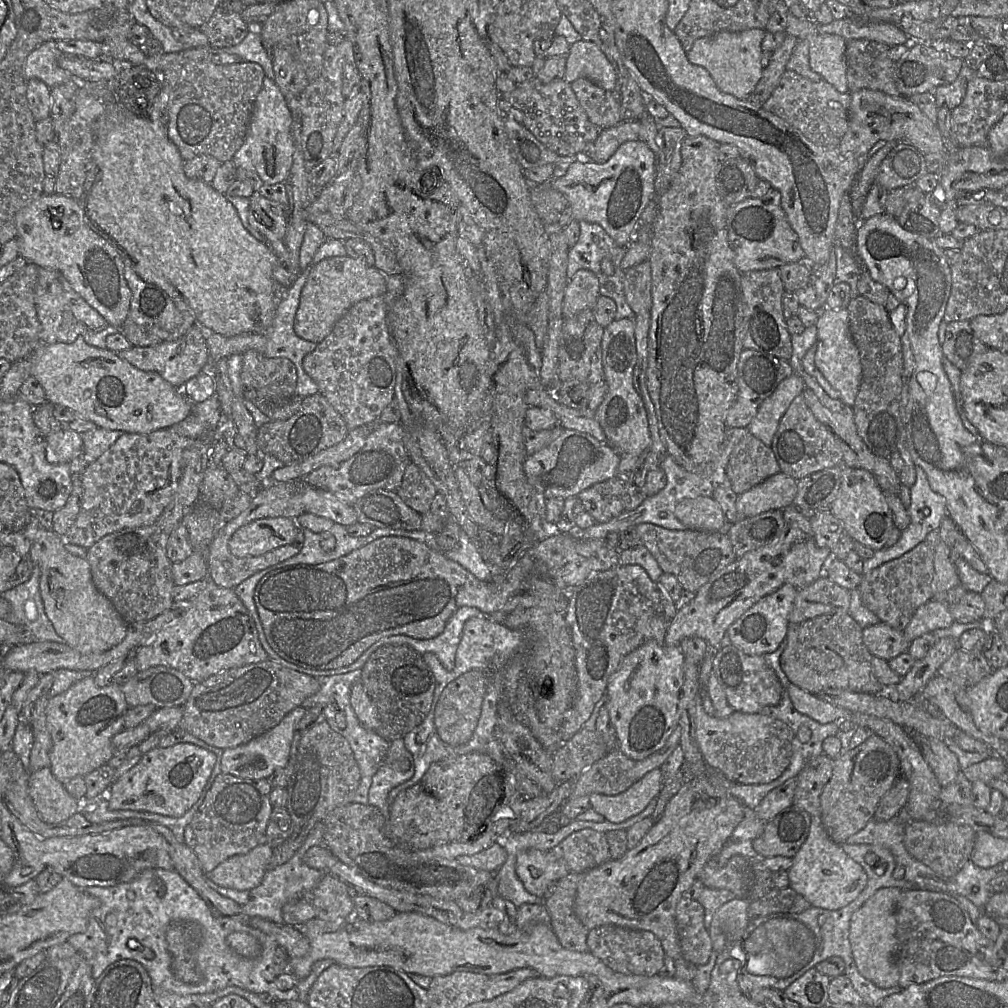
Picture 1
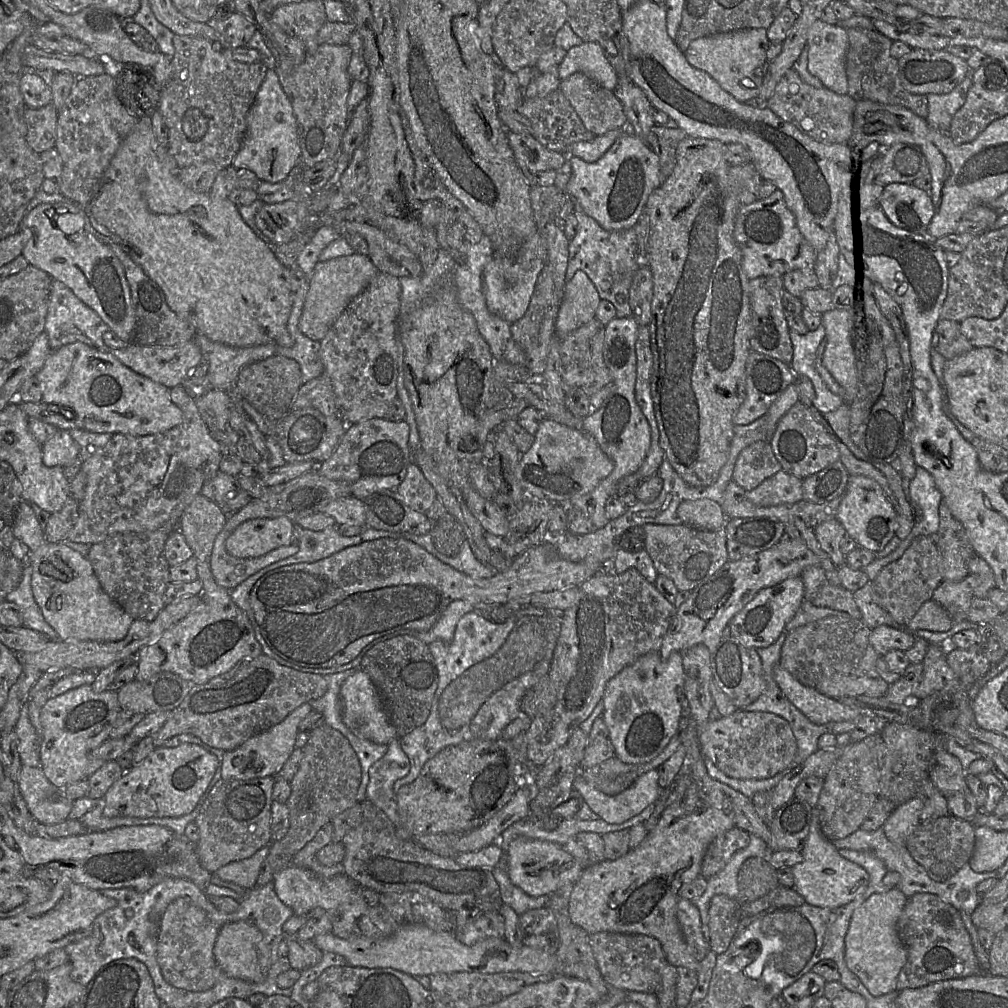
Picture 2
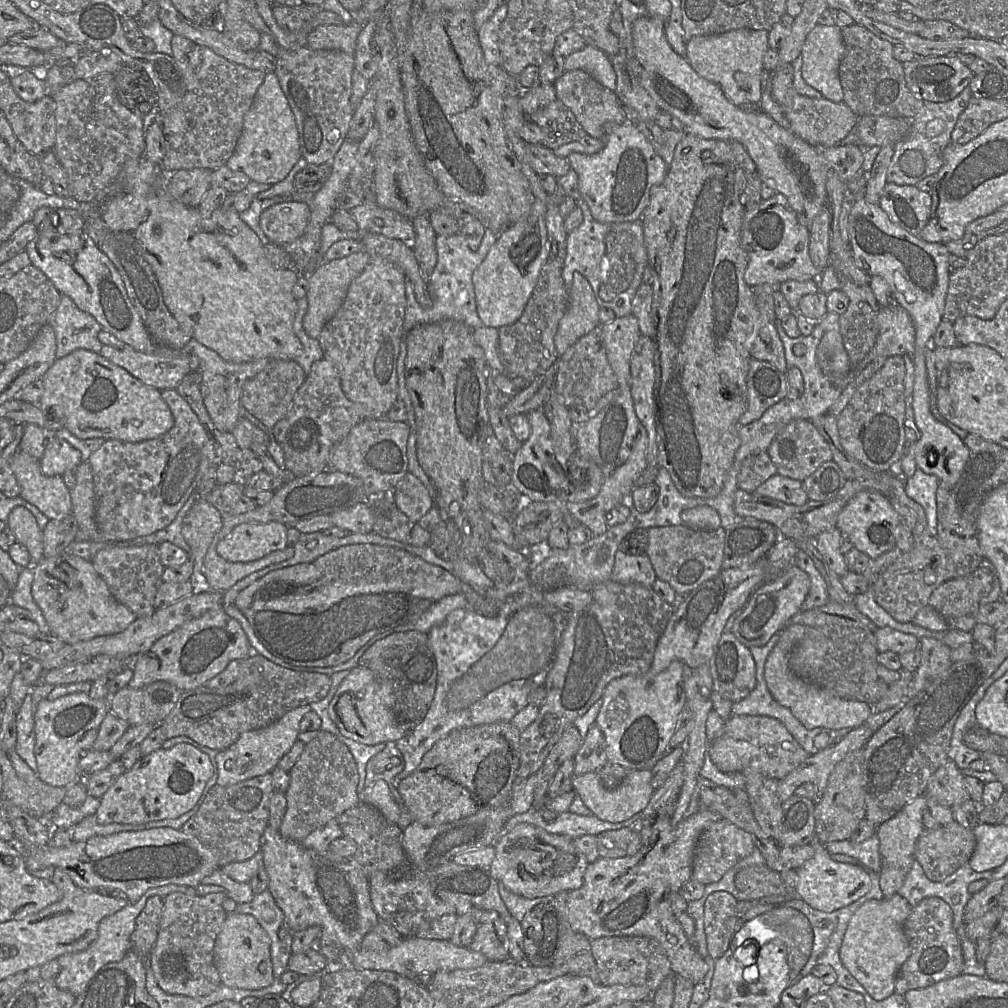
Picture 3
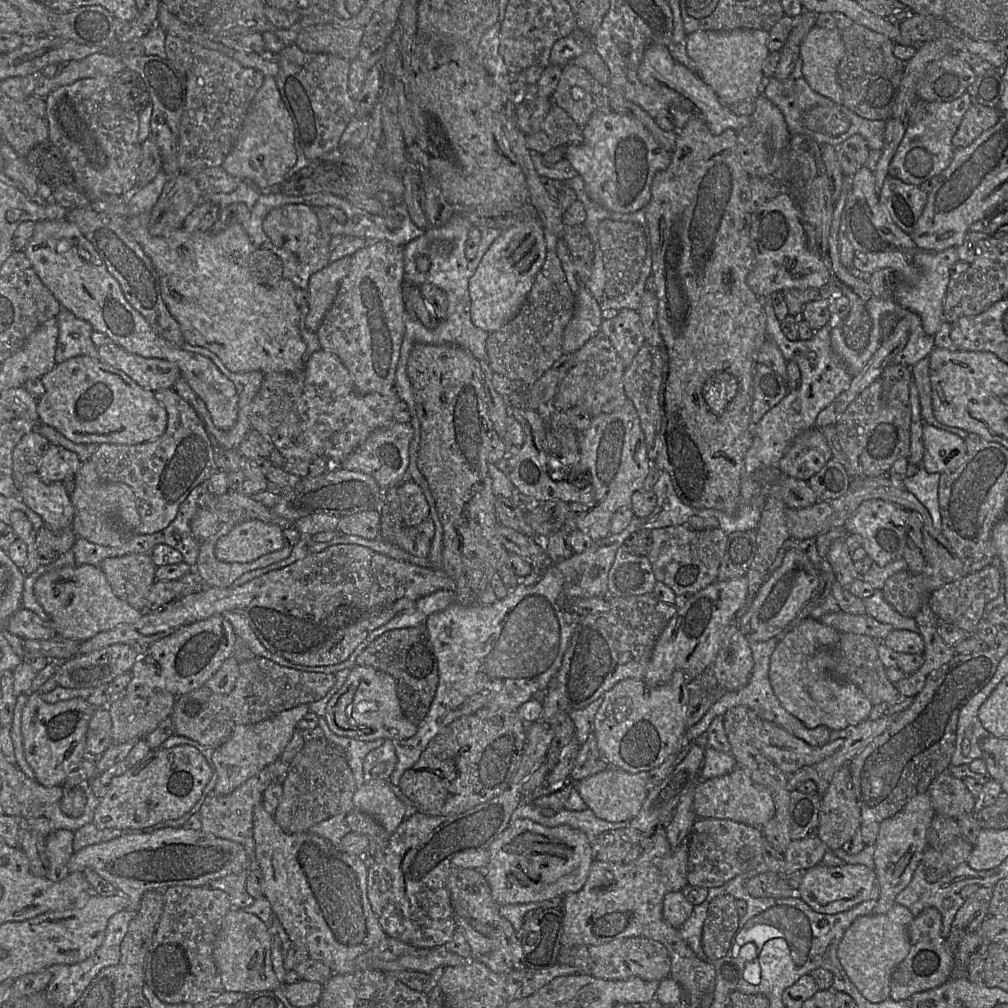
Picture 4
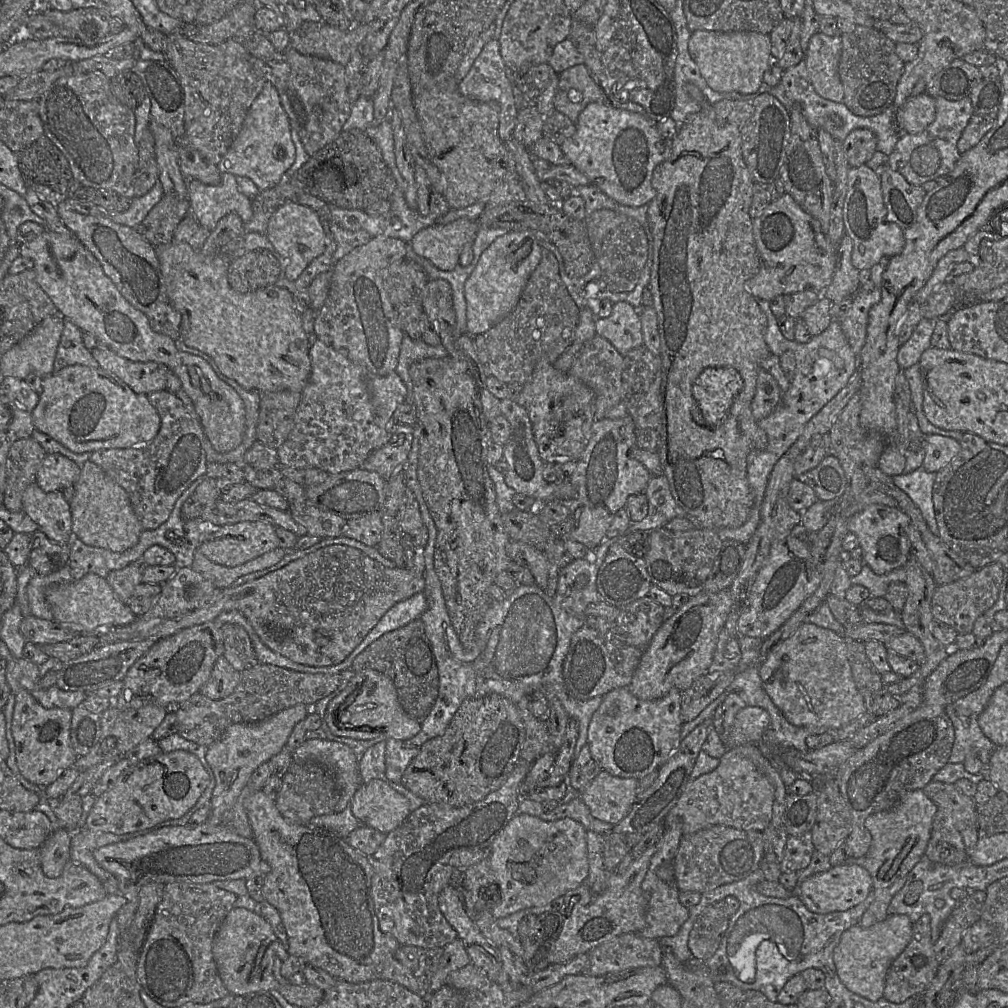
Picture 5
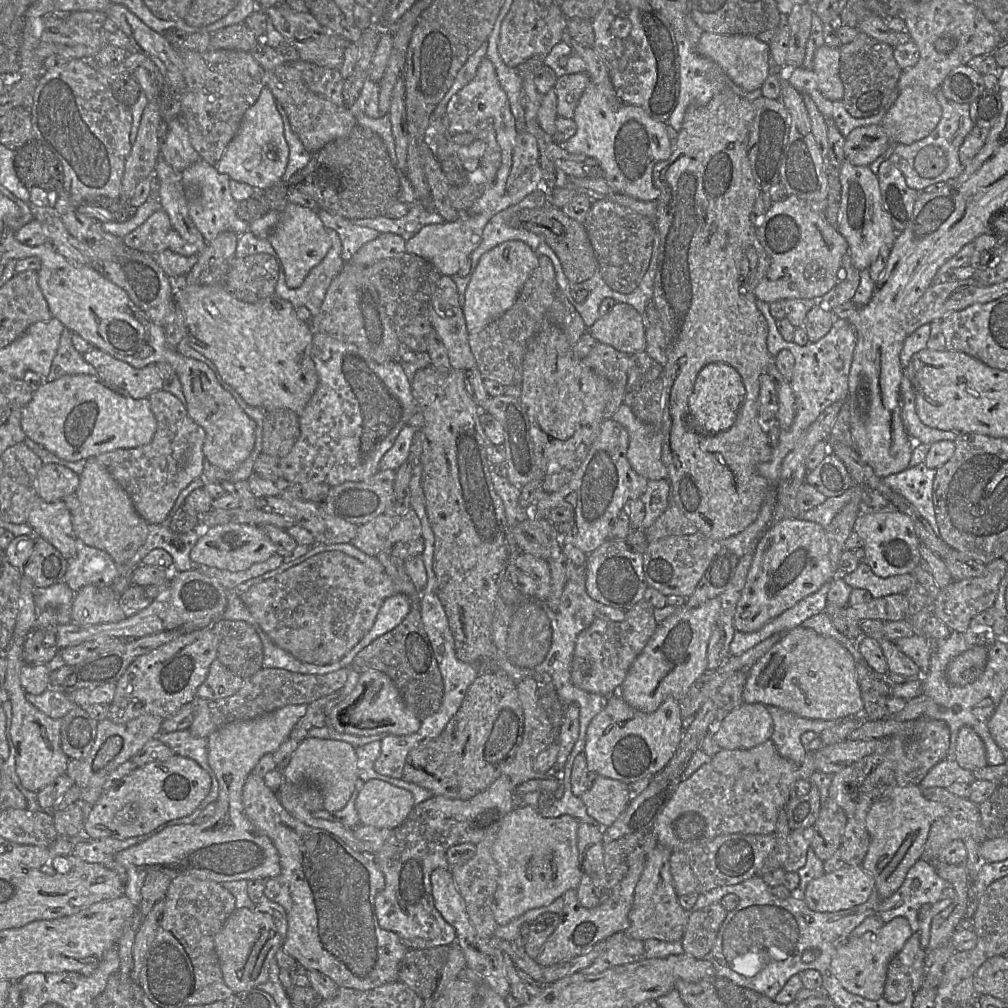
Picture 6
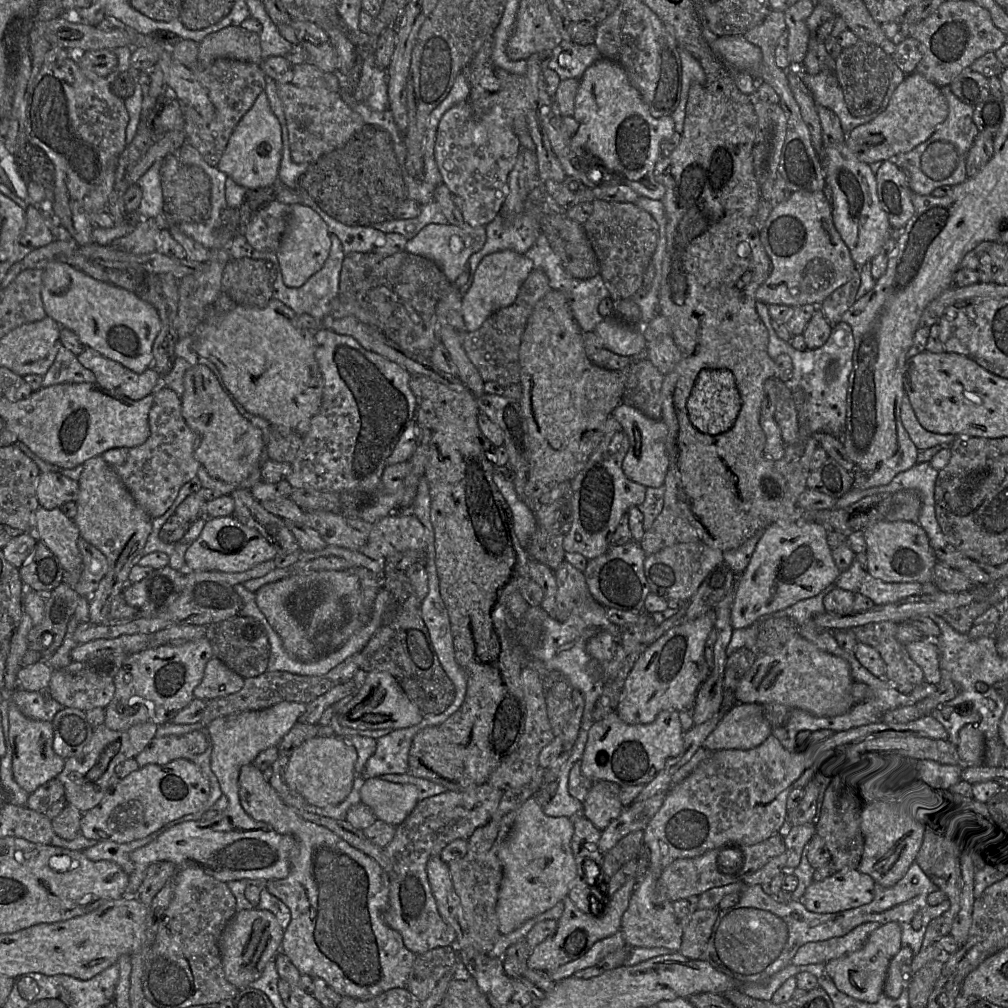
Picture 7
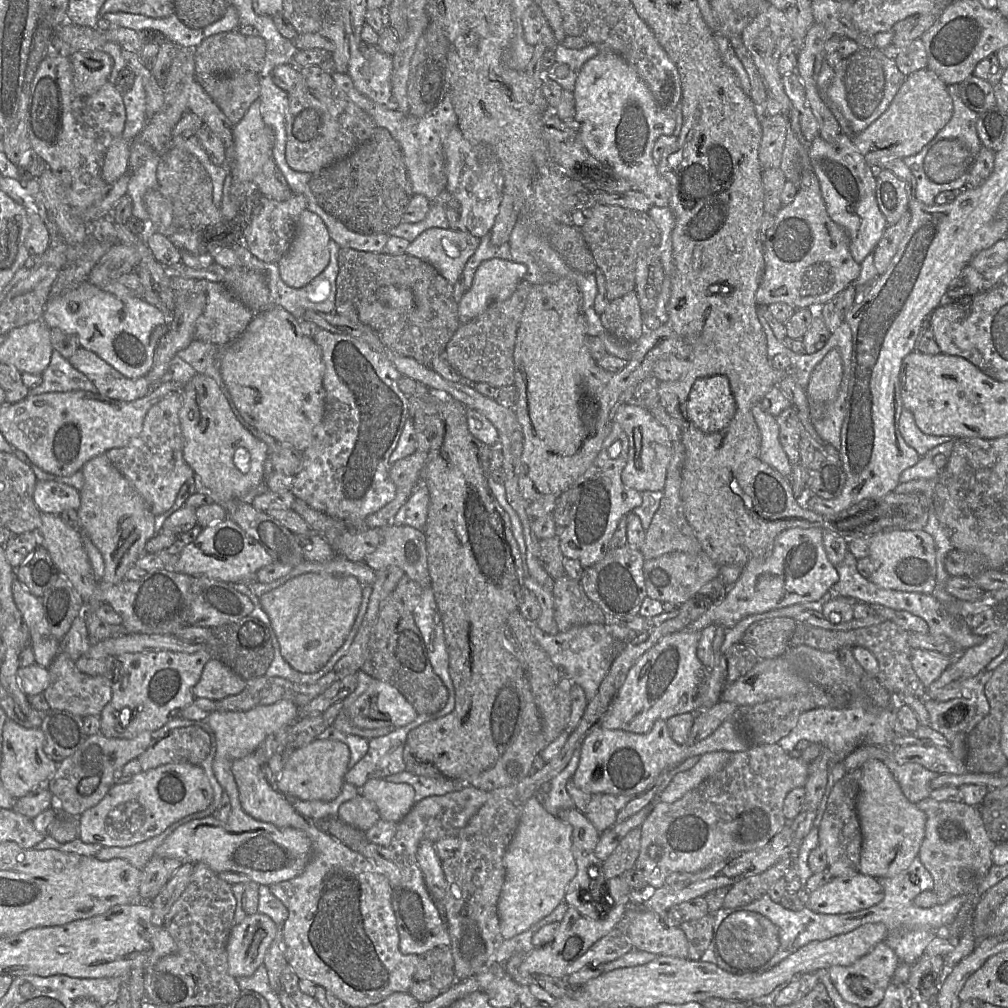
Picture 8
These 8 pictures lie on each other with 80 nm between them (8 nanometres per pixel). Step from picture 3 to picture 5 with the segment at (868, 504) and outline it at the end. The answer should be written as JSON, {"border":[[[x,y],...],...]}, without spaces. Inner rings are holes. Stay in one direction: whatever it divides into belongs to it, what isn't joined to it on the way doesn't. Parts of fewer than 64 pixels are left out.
{"border":[[[870,504],[848,519],[847,528],[854,533],[863,549],[864,559],[872,570],[879,575],[894,569],[905,567],[911,556],[910,537],[908,528],[910,517],[898,507],[883,504]]]}

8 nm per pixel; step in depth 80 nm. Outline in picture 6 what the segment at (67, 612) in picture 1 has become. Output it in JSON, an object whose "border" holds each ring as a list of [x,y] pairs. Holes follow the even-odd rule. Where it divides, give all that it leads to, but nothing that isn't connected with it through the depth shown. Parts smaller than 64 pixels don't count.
{"border":[[[110,586],[82,587],[75,593],[70,623],[93,625],[124,620],[127,617],[119,605],[120,597]]]}

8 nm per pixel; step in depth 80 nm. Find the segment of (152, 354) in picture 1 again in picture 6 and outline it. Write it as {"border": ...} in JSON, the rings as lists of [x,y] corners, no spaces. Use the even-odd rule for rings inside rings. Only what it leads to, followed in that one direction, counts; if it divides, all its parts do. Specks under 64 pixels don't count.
{"border":[[[94,347],[82,355],[95,368],[100,379],[124,389],[134,399],[148,398],[154,391],[164,388],[164,381],[155,364],[137,369]]]}

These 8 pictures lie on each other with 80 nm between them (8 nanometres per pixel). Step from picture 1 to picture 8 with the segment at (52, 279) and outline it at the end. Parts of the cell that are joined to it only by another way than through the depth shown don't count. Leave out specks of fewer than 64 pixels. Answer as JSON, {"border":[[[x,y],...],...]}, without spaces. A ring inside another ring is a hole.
{"border":[[[53,350],[49,364],[41,376],[42,382],[31,388],[29,395],[77,390],[97,392],[94,384],[56,350]]]}

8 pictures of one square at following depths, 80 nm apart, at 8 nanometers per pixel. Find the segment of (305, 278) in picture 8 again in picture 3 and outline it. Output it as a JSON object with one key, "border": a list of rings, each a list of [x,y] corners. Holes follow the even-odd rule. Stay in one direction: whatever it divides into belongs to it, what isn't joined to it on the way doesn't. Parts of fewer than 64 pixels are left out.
{"border":[[[282,202],[269,207],[260,215],[259,224],[272,244],[288,244],[300,238],[310,219],[307,203]]]}

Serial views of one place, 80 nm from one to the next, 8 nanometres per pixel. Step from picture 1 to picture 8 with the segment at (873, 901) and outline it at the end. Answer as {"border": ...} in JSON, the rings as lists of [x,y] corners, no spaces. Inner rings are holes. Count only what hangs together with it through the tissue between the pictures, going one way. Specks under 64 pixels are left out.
{"border":[[[882,941],[852,965],[832,966],[828,971],[831,982],[846,1002],[859,1007],[874,1007],[882,1001],[898,963],[895,952]]]}

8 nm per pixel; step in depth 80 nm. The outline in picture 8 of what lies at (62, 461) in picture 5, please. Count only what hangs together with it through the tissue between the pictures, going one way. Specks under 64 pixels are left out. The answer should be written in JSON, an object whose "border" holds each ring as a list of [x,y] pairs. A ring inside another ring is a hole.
{"border":[[[37,480],[33,498],[41,513],[59,515],[65,509],[80,507],[79,491],[54,480]]]}

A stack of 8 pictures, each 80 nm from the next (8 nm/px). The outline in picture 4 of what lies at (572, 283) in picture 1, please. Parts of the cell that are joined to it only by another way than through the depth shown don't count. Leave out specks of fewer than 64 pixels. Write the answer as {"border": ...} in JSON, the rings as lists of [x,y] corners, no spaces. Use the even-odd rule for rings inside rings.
{"border":[[[579,280],[579,290],[575,294],[575,312],[565,328],[563,351],[572,354],[601,331],[602,310],[592,293]]]}

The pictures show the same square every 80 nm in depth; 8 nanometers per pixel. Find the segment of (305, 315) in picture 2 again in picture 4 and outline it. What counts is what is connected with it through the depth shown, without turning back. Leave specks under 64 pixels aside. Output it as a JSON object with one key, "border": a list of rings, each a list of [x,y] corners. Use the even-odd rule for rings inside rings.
{"border":[[[346,256],[329,263],[325,268],[314,273],[308,283],[308,315],[306,327],[317,333],[324,316],[333,304],[339,286],[347,276],[352,263],[351,256]]]}

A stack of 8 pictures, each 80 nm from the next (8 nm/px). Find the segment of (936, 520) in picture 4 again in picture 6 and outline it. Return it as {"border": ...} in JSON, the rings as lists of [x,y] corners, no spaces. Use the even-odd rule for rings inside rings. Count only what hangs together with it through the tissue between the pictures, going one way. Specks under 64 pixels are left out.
{"border":[[[925,462],[891,474],[883,483],[904,496],[930,524],[936,536],[940,537],[933,503],[933,483],[936,469],[928,468]]]}

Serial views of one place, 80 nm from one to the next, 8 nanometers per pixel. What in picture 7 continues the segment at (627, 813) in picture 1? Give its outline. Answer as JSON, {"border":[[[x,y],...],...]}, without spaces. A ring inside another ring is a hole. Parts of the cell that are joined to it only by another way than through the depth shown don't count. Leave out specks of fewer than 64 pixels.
{"border":[[[594,782],[585,801],[583,815],[601,832],[617,819],[624,807],[619,800],[621,787],[613,782]]]}

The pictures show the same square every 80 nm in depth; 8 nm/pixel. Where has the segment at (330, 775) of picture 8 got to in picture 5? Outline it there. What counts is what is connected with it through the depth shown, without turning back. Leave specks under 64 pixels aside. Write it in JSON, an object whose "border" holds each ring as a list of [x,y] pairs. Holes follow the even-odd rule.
{"border":[[[306,739],[292,754],[294,763],[316,762],[333,773],[339,789],[334,812],[343,811],[362,785],[357,756],[346,744],[328,739]]]}

